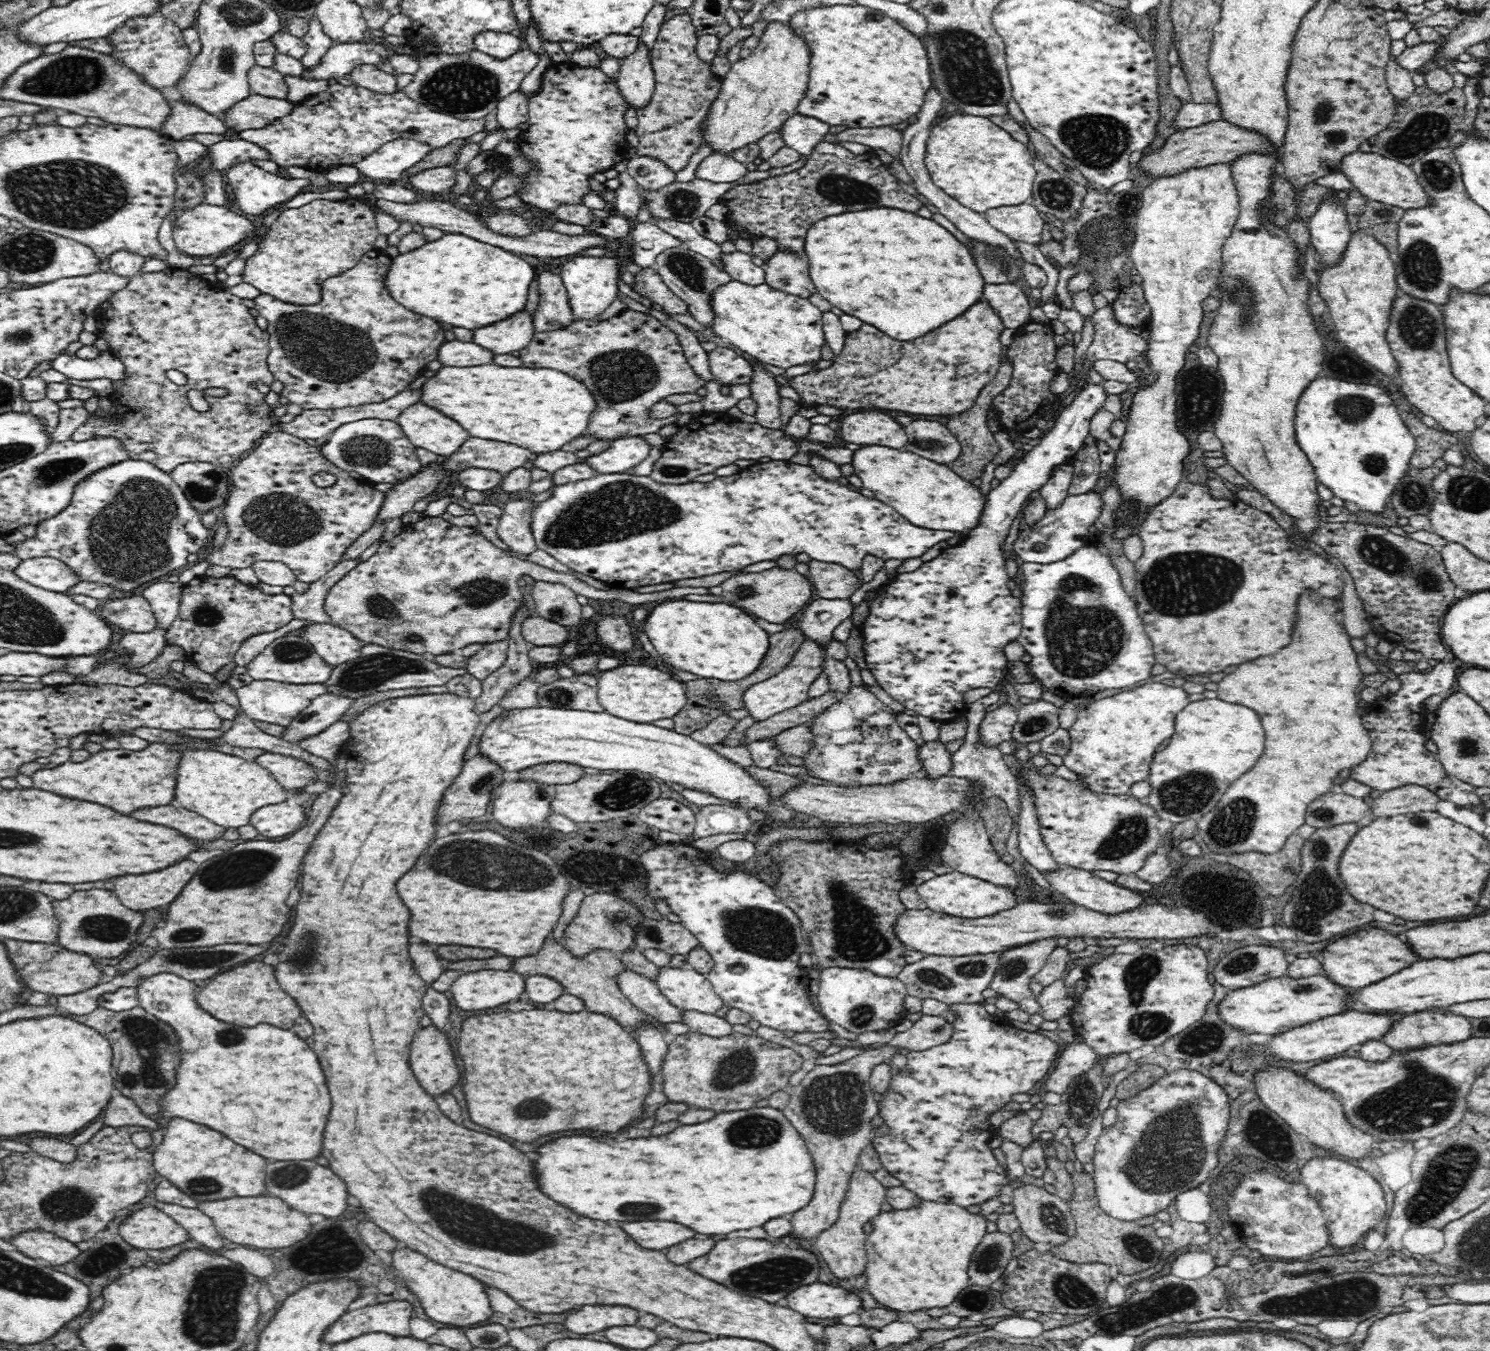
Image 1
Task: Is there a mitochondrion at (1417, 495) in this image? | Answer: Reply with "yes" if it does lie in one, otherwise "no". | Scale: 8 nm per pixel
yes

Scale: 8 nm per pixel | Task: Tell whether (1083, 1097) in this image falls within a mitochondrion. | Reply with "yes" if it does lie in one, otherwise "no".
yes

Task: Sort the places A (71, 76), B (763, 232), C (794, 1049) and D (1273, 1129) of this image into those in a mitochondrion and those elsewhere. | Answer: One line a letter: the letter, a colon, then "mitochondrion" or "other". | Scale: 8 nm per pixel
A: mitochondrion
B: other
C: other
D: mitochondrion

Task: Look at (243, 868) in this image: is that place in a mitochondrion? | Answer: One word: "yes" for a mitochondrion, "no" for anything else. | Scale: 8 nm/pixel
yes

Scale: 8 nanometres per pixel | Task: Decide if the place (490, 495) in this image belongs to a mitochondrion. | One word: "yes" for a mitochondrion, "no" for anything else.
no

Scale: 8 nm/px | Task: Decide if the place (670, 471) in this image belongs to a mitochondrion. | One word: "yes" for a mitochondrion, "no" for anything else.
yes

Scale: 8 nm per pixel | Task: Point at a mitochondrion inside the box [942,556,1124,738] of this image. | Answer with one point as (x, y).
(1033, 725)

